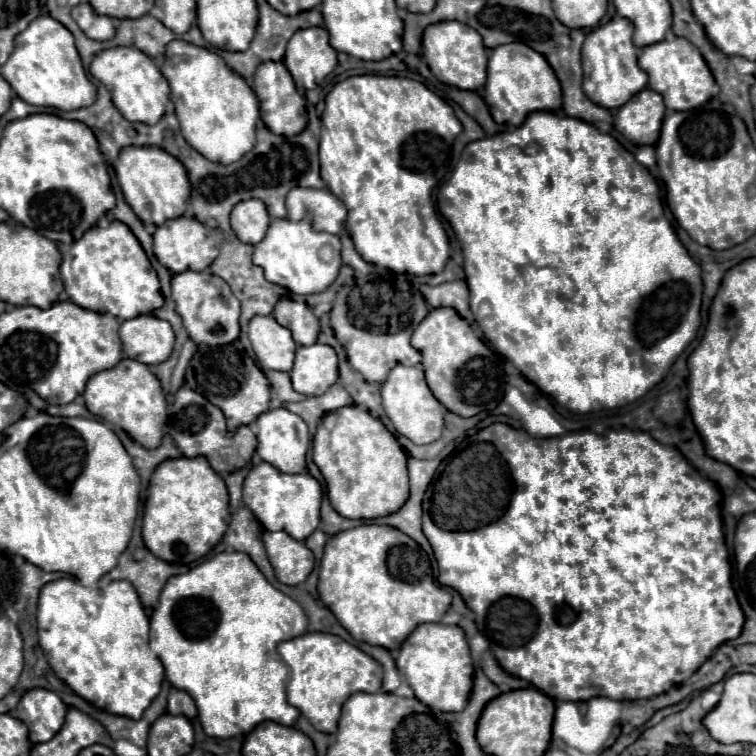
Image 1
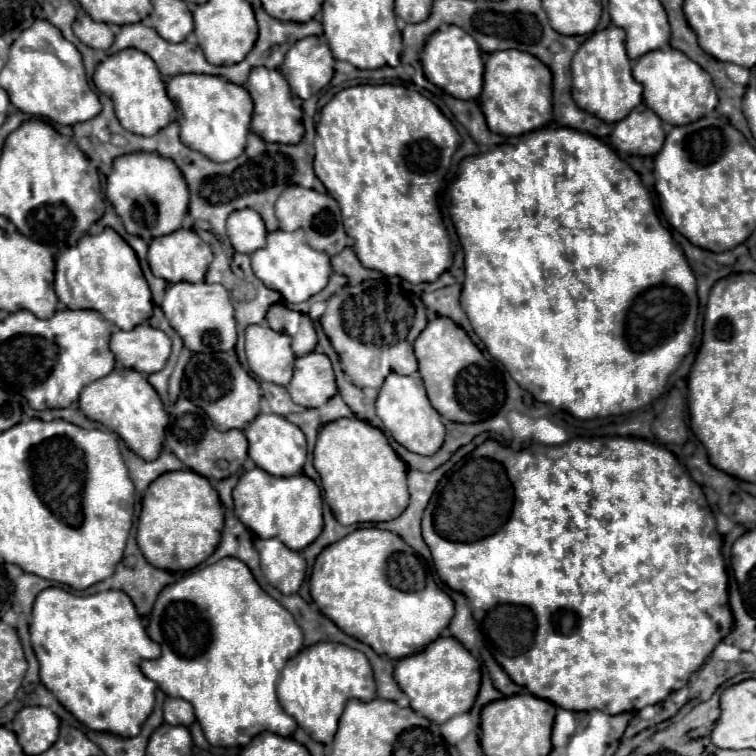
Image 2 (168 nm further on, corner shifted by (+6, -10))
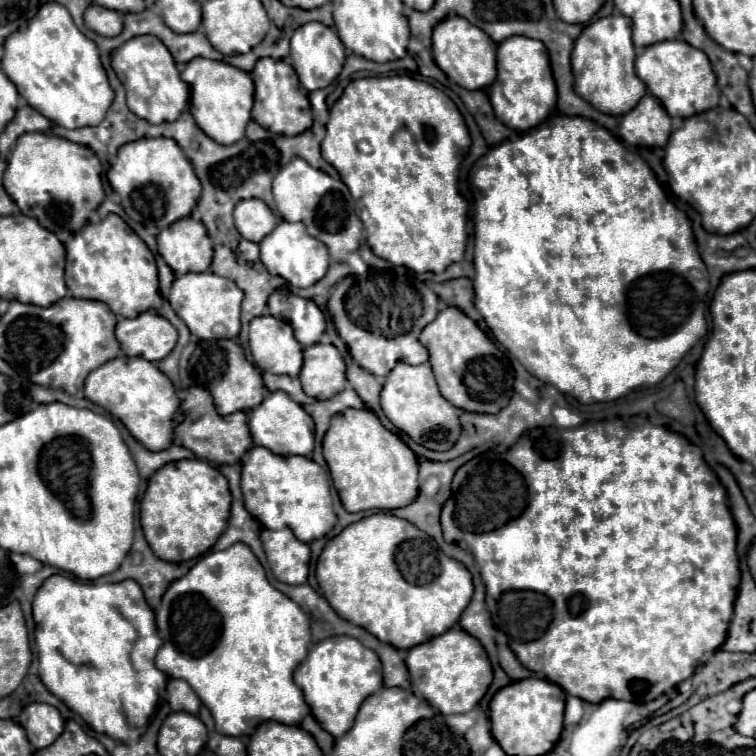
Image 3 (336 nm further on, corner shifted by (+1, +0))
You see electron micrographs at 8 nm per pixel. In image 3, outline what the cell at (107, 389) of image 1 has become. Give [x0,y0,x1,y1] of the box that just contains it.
[84,354,181,452]

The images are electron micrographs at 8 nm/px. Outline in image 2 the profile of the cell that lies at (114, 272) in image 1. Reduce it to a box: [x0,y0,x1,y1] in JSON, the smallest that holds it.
[56,228,152,330]

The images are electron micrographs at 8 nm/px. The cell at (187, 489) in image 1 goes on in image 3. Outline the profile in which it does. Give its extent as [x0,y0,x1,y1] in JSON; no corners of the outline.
[139,460,231,562]

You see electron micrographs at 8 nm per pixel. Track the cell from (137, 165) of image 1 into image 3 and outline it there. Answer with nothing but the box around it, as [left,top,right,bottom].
[107,138,201,230]

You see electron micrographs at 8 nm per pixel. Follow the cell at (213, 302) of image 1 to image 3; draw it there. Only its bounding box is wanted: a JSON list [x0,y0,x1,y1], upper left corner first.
[169,272,243,340]

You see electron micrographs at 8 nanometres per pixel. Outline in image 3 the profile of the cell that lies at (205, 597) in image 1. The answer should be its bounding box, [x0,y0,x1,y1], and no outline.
[155,542,311,736]

